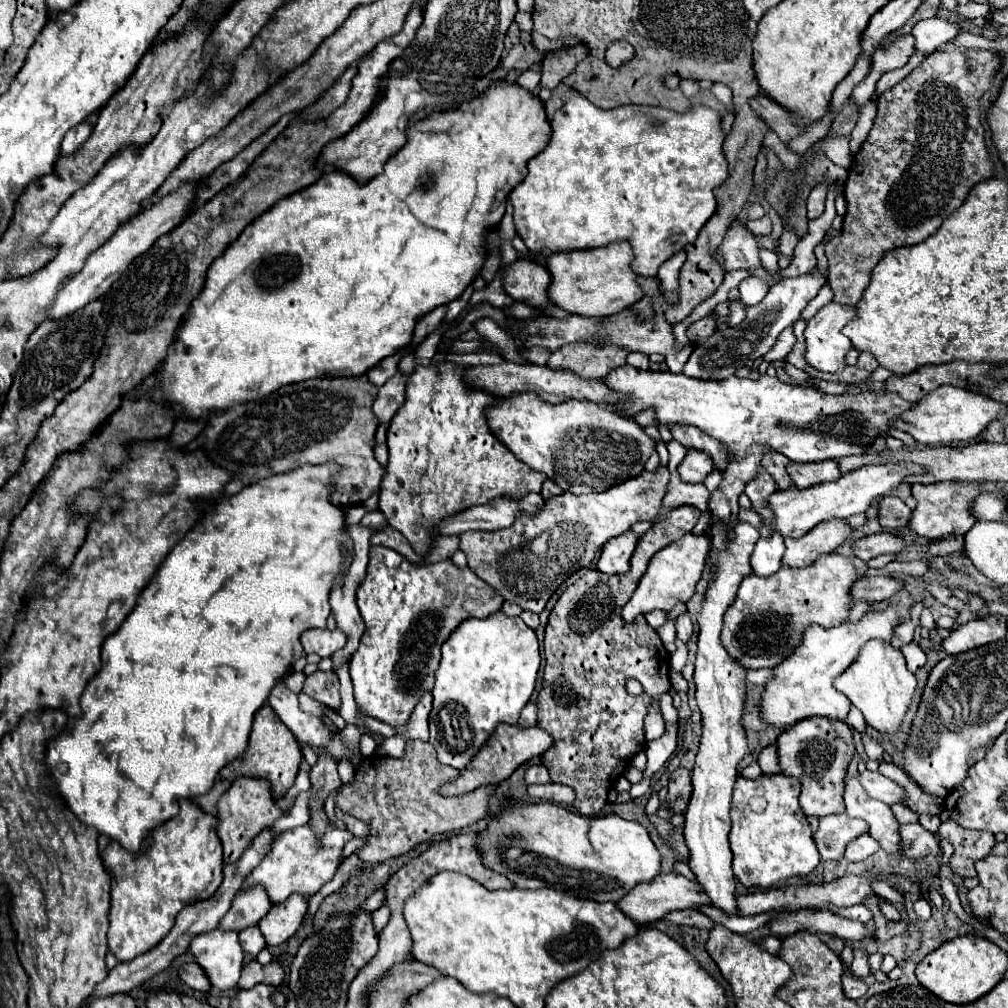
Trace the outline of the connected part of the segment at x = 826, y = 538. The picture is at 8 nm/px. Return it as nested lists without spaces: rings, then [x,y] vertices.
[[[831,518],[817,524],[801,538],[785,538],[787,550],[783,556],[783,564],[797,568],[809,566],[813,564],[813,560],[817,560],[819,554],[833,552],[843,542],[847,542],[853,532],[855,528],[845,518]]]

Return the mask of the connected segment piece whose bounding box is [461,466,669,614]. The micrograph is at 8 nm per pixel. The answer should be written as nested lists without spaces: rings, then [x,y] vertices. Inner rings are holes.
[[[659,466],[657,472],[643,470],[637,478],[629,478],[599,494],[575,496],[565,492],[549,498],[539,514],[519,514],[509,528],[461,534],[461,550],[469,560],[469,568],[501,594],[503,600],[539,614],[565,578],[573,574],[577,566],[589,566],[609,538],[623,534],[635,522],[657,520],[667,482],[669,470]]]

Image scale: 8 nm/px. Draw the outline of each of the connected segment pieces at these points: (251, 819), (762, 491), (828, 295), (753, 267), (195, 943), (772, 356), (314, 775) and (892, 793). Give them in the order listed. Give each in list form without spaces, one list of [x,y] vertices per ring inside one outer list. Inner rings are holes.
[[[235,778],[229,790],[217,802],[217,836],[223,844],[223,862],[237,862],[253,834],[259,834],[265,826],[271,826],[283,812],[277,810],[271,796],[271,786],[263,778]]]
[[[762,466],[757,476],[747,482],[747,486],[745,486],[745,494],[749,496],[753,510],[761,514],[761,518],[765,520],[767,526],[771,526],[773,518],[775,518],[773,510],[769,508],[769,496],[776,490],[777,484]]]
[[[825,284],[825,286],[819,290],[817,298],[815,298],[815,300],[811,300],[811,304],[807,306],[807,310],[803,310],[800,319],[807,321],[810,320],[819,308],[823,308],[825,304],[829,304],[831,300],[833,300],[833,290],[831,290],[831,286],[829,286],[829,284]]]
[[[739,220],[733,224],[733,228],[729,228],[729,238],[725,238],[725,246],[721,246],[721,262],[725,262],[727,272],[749,270],[751,276],[763,278],[769,286],[777,282],[777,278],[769,274],[759,260],[755,236],[749,234]]]
[[[215,928],[191,940],[191,952],[197,964],[213,978],[215,988],[233,988],[241,976],[243,948],[239,932]]]
[[[788,326],[777,338],[773,348],[763,356],[767,362],[784,360],[787,354],[792,350],[796,337],[793,333],[793,326]]]
[[[319,756],[319,762],[311,768],[311,782],[317,782],[317,786],[325,786],[325,790],[337,790],[341,786],[341,780],[337,776],[337,762],[327,756]]]
[[[865,770],[861,774],[861,784],[865,786],[865,790],[869,792],[871,798],[877,798],[885,804],[905,804],[907,792],[903,786],[899,786],[897,782],[893,782],[891,778],[883,776],[881,772],[871,772]]]

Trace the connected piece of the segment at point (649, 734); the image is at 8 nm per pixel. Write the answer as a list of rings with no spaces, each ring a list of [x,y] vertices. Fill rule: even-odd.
[[[653,704],[653,706],[649,706],[649,714],[645,718],[645,738],[657,740],[663,736],[663,732],[665,732],[665,722],[663,722],[659,704]]]

